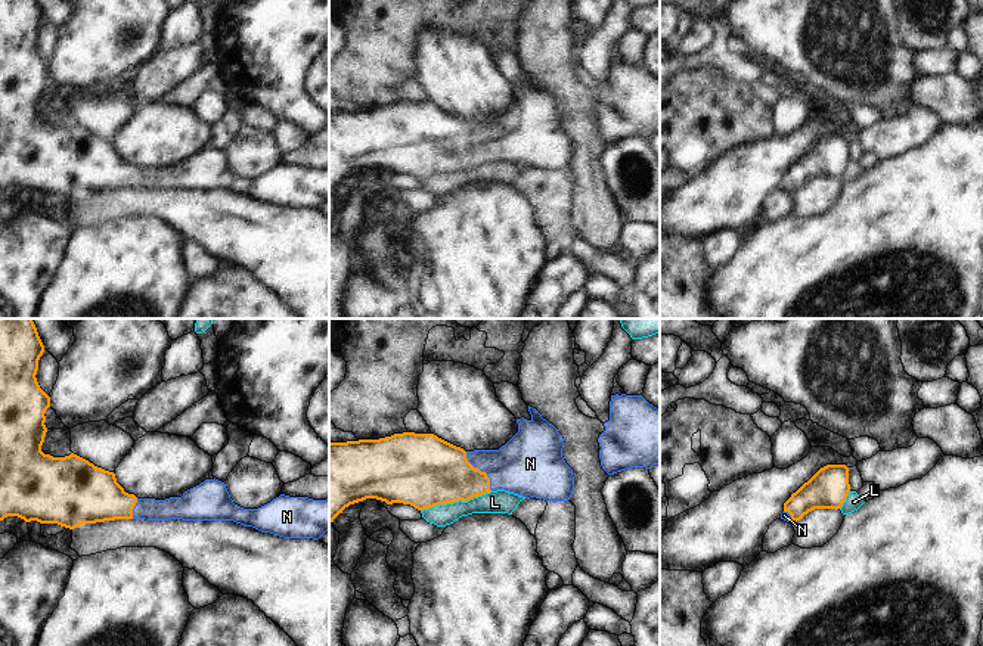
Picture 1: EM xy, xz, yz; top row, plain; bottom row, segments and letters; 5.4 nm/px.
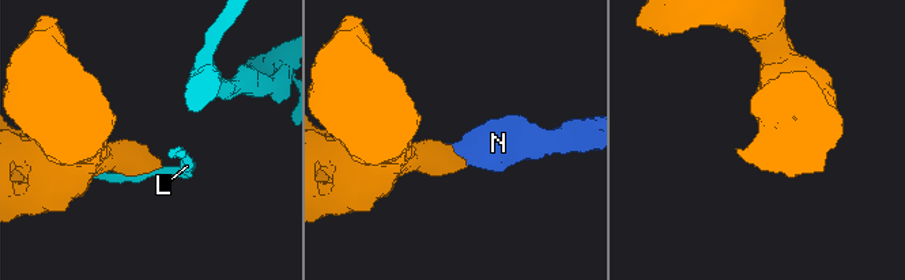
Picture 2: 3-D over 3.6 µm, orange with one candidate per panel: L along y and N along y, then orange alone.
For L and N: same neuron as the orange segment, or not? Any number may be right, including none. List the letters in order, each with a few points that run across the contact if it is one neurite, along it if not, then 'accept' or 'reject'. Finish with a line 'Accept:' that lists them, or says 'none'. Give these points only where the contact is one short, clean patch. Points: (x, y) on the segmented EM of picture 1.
L: line xz (490, 490), (467, 500), (439, 503), (421, 511); reject
N: line xz (434, 472), (480, 471), (526, 466); accept
Accept: N

